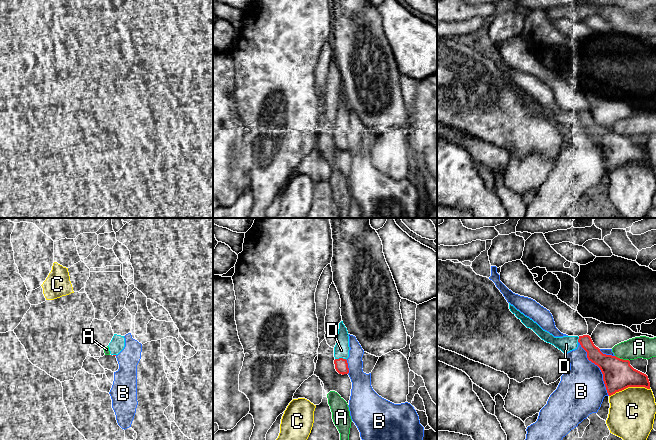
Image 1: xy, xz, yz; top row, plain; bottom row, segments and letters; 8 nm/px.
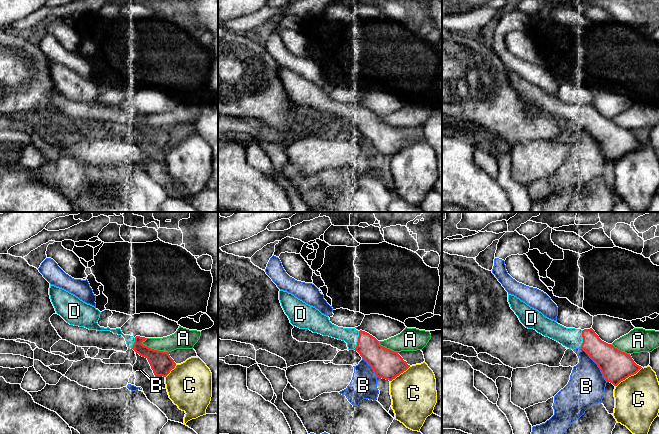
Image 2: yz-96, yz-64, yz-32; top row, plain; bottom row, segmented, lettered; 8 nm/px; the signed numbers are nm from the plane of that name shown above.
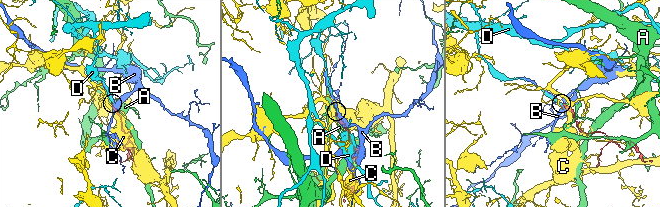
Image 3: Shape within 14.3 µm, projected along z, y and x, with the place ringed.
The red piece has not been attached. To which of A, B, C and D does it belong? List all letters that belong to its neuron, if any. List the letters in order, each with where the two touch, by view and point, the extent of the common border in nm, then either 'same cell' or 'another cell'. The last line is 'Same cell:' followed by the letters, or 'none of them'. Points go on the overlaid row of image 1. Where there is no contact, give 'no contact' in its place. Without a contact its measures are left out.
A: yz (622, 359) | 130 nm | another cell
B: yz (598, 366) | 500 nm | another cell
C: yz (629, 386) | 340 nm | another cell
D: xz (340, 358) | 90 nm | same cell
Same cell: D

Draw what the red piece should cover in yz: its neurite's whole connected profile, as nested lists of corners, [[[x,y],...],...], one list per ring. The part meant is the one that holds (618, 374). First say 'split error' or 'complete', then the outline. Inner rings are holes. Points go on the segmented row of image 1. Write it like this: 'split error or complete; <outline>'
split error; [[[510,303],[509,309],[527,328],[532,329],[542,340],[554,345],[564,354],[577,349],[580,344],[587,352],[588,360],[600,368],[609,396],[628,387],[645,387],[650,389],[650,382],[646,374],[634,369],[630,365],[629,360],[623,360],[616,356],[603,354],[600,349],[594,345],[589,335],[579,337],[554,337]]]

